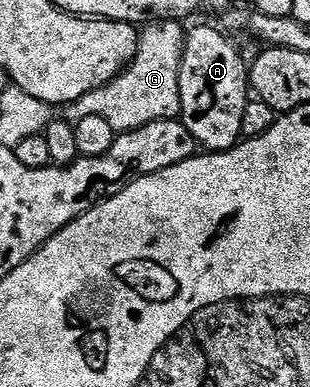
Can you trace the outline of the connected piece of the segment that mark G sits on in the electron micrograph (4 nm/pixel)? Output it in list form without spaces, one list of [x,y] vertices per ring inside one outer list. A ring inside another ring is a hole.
[[[154,21],[141,30],[138,50],[133,61],[104,87],[81,97],[69,106],[68,113],[74,121],[84,115],[100,115],[114,128],[115,134],[139,129],[149,121],[173,121],[181,118],[180,63],[182,47],[186,44],[183,22]]]

